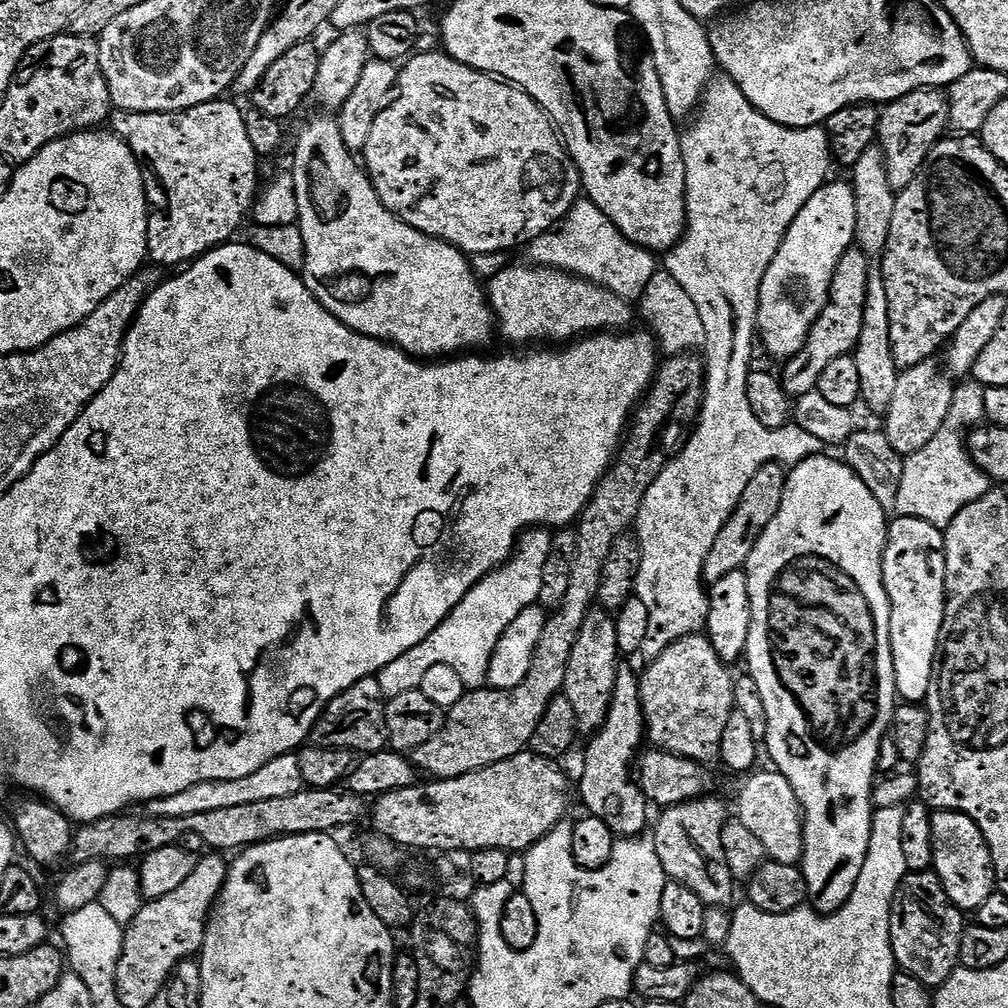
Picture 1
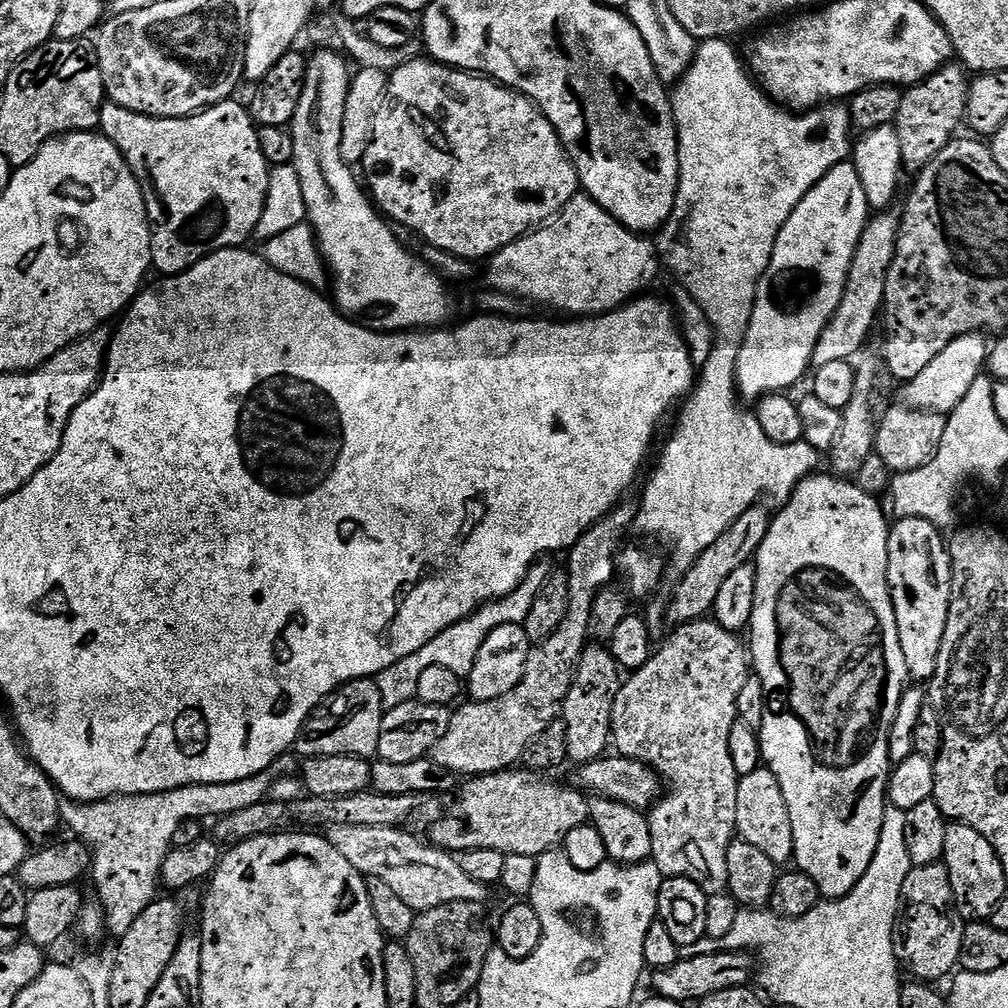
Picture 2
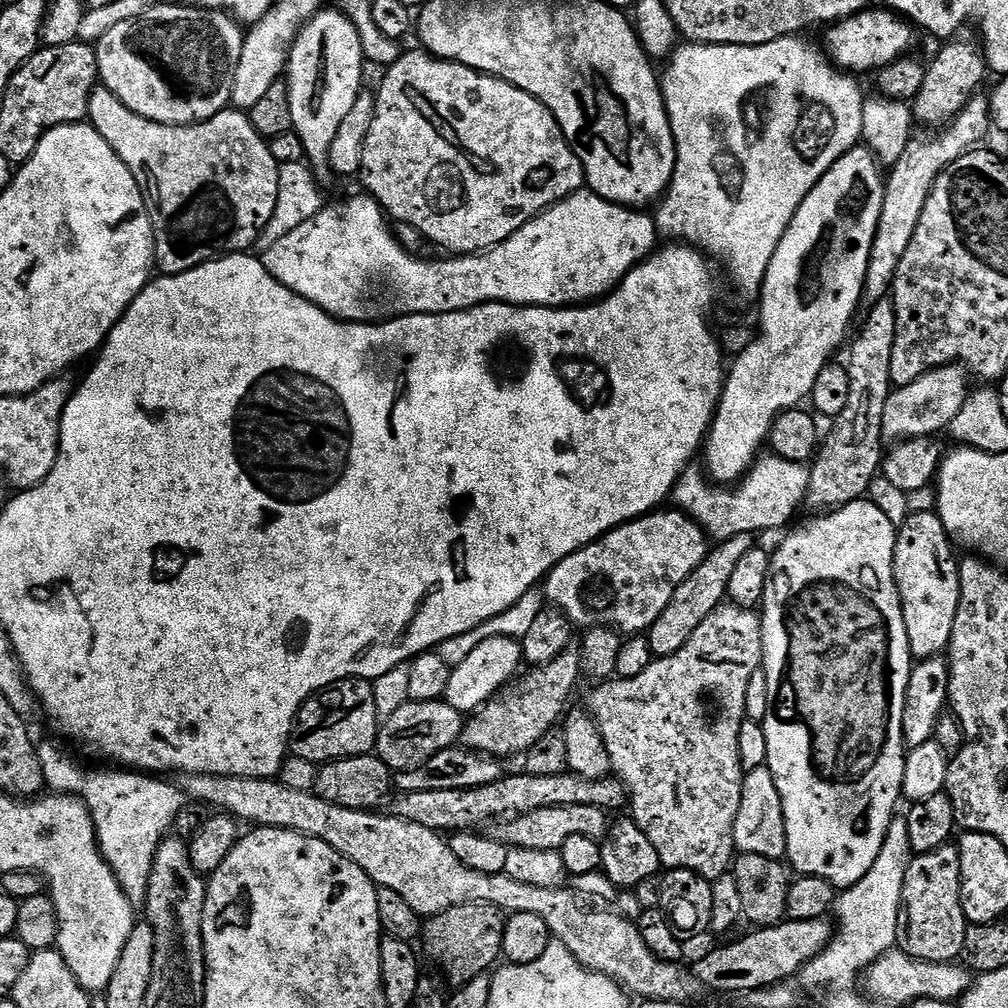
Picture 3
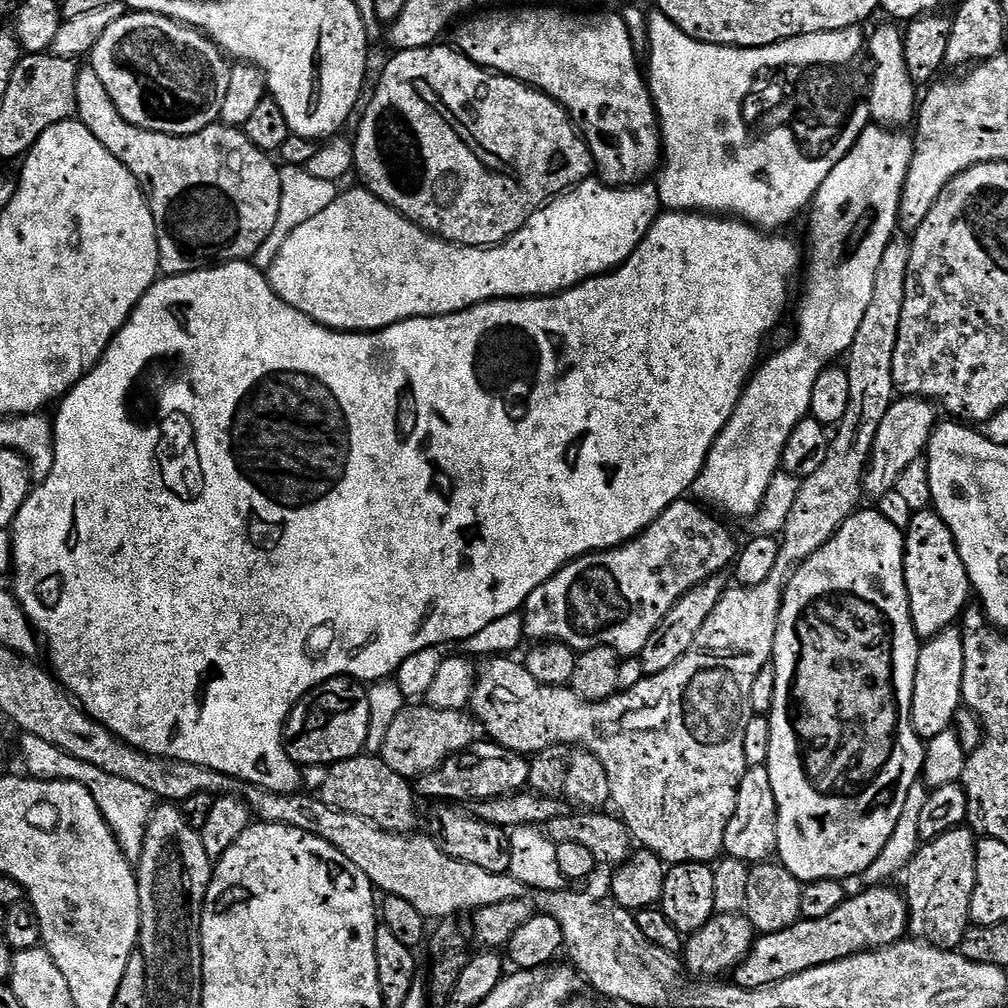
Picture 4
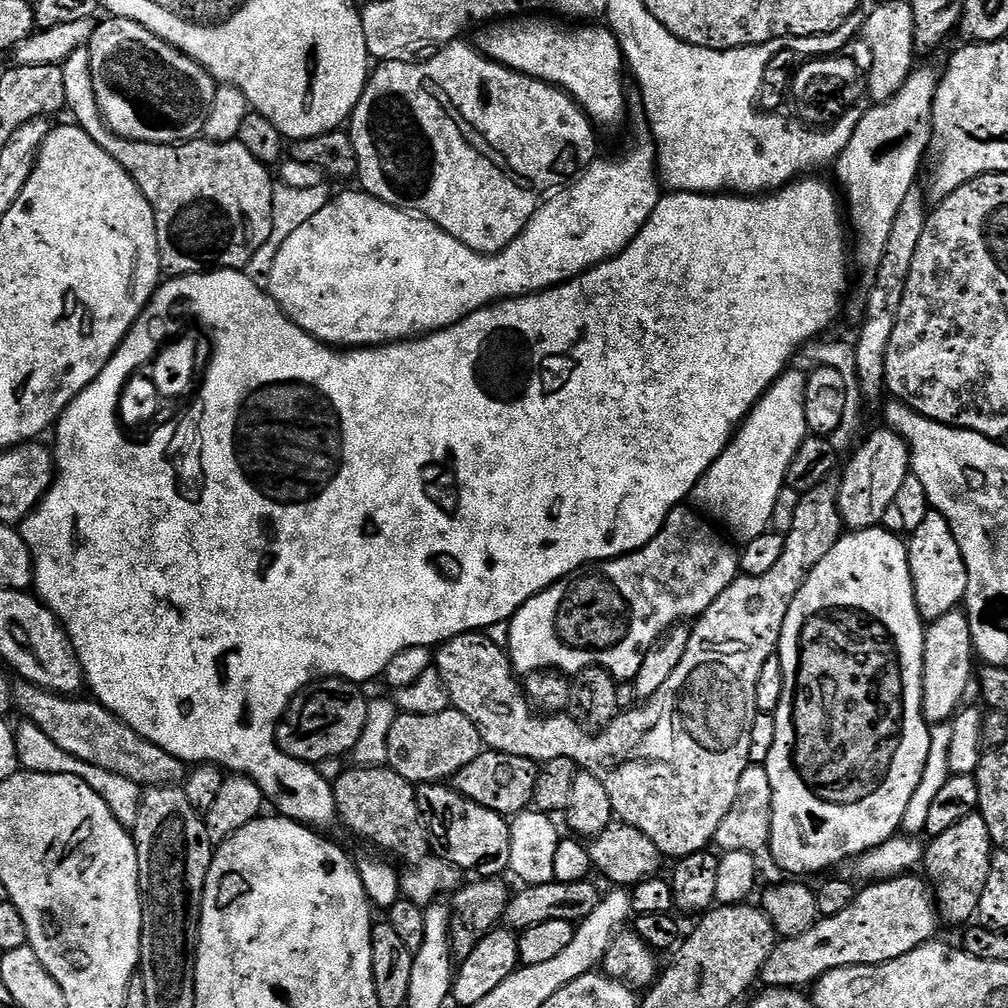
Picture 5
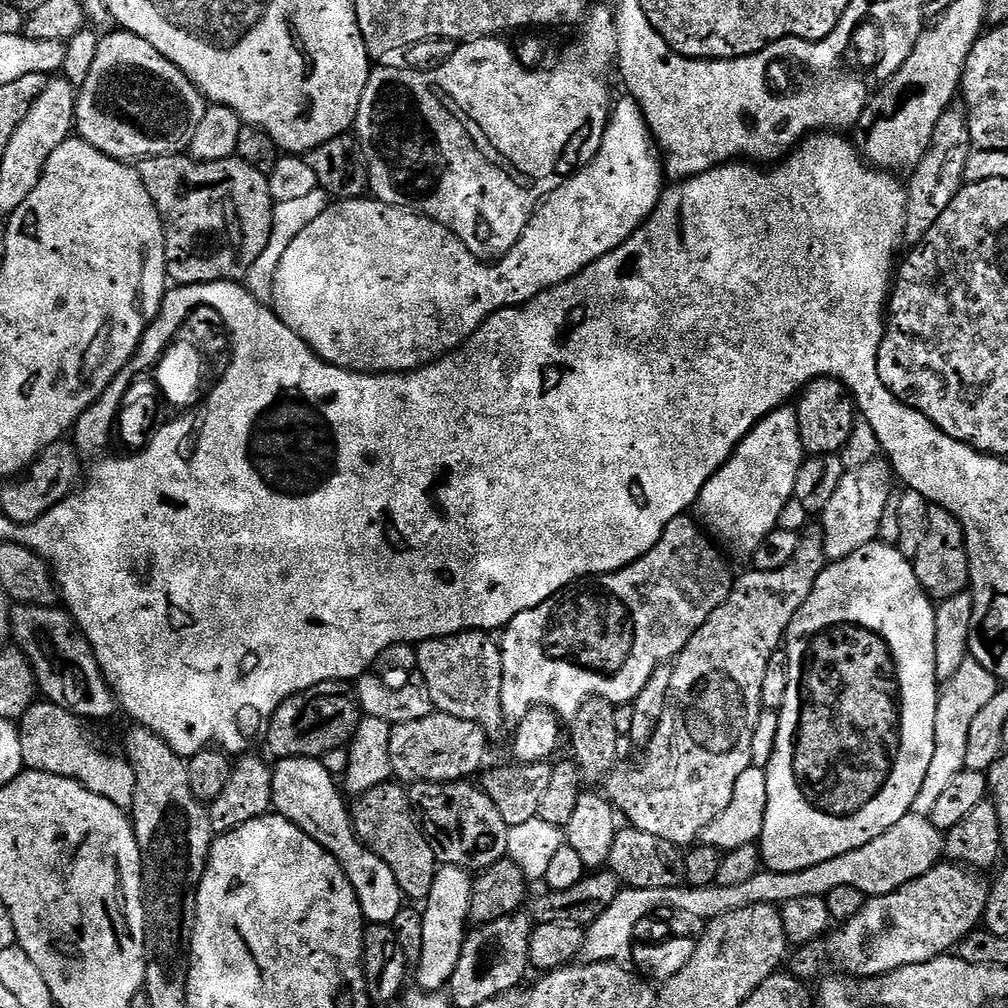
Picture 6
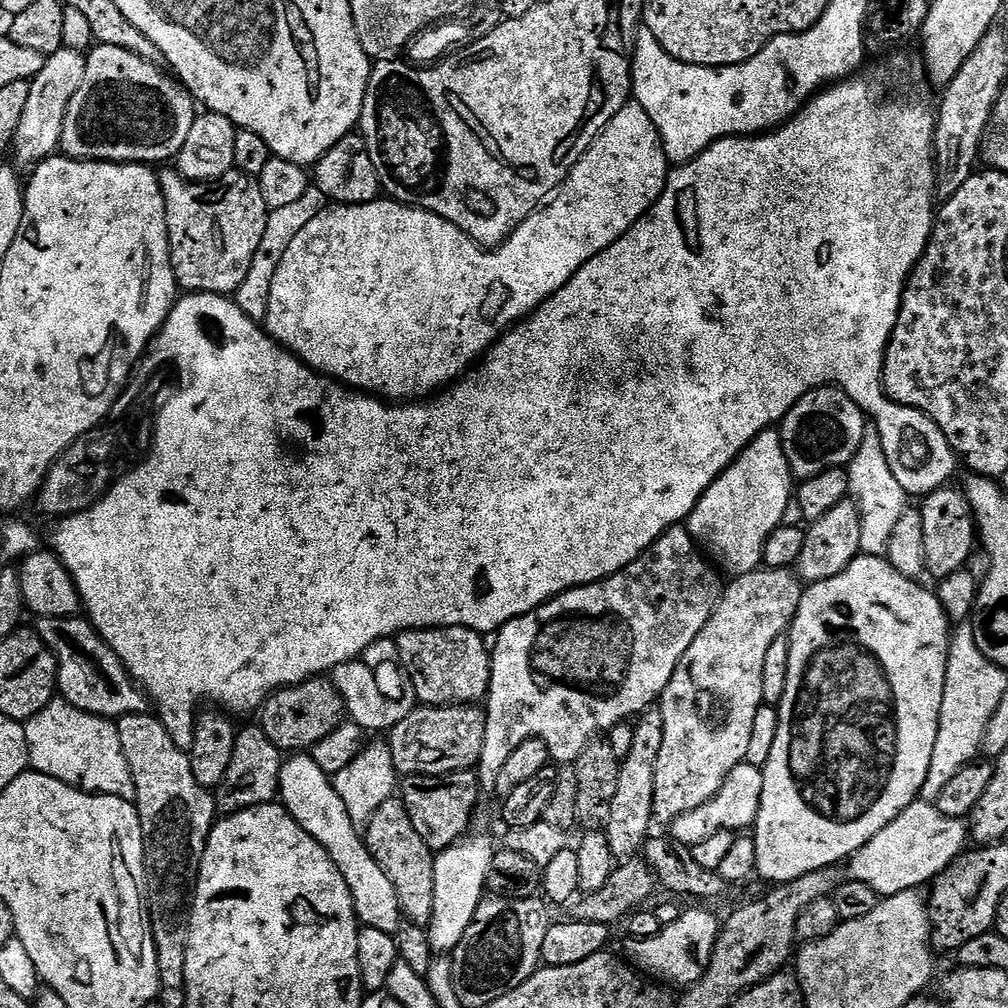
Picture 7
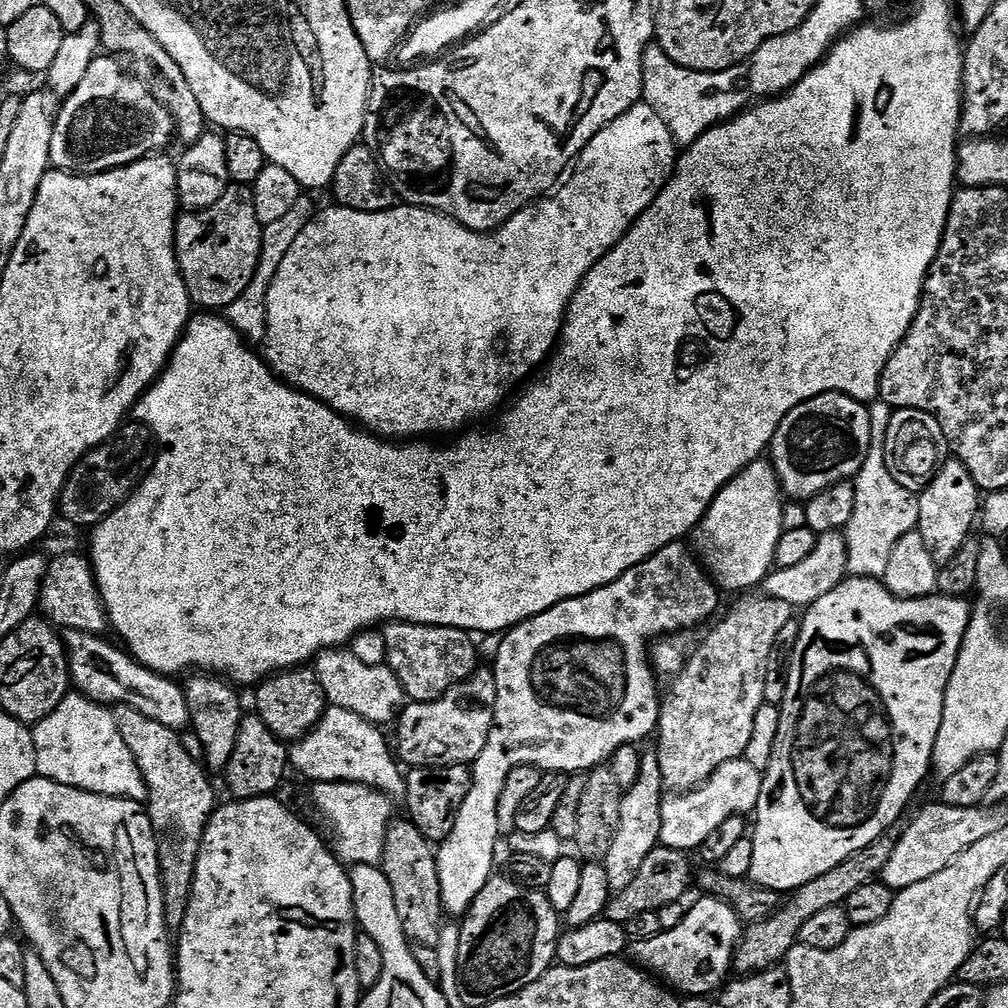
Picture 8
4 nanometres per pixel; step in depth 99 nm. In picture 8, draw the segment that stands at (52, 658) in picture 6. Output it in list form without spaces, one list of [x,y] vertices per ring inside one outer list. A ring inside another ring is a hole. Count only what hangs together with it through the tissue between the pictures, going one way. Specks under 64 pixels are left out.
[[[67,630],[62,639],[68,654],[70,684],[80,695],[105,706],[130,706],[175,732],[182,733],[191,725],[184,689],[173,677],[142,666],[123,647],[107,644],[101,635]]]

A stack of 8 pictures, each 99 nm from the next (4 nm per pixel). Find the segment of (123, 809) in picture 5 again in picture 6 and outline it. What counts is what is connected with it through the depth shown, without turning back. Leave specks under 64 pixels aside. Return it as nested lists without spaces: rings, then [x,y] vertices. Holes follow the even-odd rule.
[[[37,702],[26,710],[18,722],[22,742],[22,762],[30,772],[45,772],[55,776],[68,776],[77,780],[82,787],[114,802],[114,806],[131,809],[136,793],[136,775],[131,760],[123,755],[111,756],[103,752],[88,737],[85,721],[79,716],[62,710],[62,706],[47,702]]]

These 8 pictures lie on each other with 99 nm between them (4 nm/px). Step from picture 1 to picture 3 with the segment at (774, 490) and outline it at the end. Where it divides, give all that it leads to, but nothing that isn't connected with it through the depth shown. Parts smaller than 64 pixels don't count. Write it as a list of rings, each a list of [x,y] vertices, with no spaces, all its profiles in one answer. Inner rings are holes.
[[[747,532],[738,534],[729,540],[719,541],[709,551],[708,557],[692,571],[690,578],[686,578],[686,582],[682,582],[682,586],[678,586],[678,590],[674,590],[674,598],[670,598],[670,606],[666,606],[664,613],[648,629],[646,635],[653,657],[659,658],[674,654],[678,650],[682,650],[682,646],[686,646],[686,642],[690,642],[690,634],[694,634],[694,630],[698,630],[698,626],[702,626],[702,622],[710,613],[725,603],[730,577],[738,567],[739,560],[751,548],[757,547],[757,544],[757,537],[753,533]]]

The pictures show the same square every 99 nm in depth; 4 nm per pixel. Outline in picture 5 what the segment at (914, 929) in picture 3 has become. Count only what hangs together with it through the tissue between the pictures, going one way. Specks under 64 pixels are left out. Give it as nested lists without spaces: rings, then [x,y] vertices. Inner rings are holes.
[[[979,811],[971,812],[962,818],[962,822],[954,822],[950,830],[927,841],[922,872],[932,889],[936,910],[943,923],[945,920],[948,924],[964,926],[971,921],[968,920],[971,916],[973,919],[979,913],[982,890],[986,890],[986,878],[990,878],[993,851],[990,826],[986,826],[986,818],[982,818]]]

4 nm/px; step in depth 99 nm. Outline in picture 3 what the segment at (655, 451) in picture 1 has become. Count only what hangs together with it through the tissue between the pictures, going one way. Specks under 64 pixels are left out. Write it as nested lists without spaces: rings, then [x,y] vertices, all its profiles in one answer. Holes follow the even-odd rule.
[[[569,646],[565,652],[558,654],[558,658],[554,658],[554,662],[533,667],[529,672],[532,673],[505,700],[489,700],[465,723],[463,747],[497,758],[519,757],[528,752],[530,746],[534,746],[534,742],[542,738],[542,734],[553,731],[561,723],[569,707],[568,699],[571,698],[576,683],[582,680],[579,647]]]

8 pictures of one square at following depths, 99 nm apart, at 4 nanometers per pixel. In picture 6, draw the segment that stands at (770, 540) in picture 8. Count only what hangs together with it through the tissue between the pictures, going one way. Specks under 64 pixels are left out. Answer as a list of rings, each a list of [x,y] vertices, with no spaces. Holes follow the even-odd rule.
[[[795,407],[774,409],[751,428],[730,459],[702,486],[694,505],[695,519],[713,541],[744,558],[751,557],[762,538],[779,525],[786,502],[794,497],[794,482],[805,459]]]

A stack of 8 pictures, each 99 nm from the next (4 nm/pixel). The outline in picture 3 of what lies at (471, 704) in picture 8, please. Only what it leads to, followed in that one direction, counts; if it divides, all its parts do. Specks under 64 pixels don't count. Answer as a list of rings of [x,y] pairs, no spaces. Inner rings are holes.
[[[443,699],[430,702],[413,700],[394,710],[394,714],[381,723],[375,755],[393,773],[417,768],[434,758],[434,754],[453,747],[461,739],[465,723],[461,712],[454,710],[454,706],[445,704]]]

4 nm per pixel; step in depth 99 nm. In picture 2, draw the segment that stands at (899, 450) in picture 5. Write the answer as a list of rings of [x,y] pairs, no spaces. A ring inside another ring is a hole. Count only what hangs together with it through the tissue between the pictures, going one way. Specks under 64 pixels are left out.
[[[971,332],[965,336],[954,338],[918,378],[907,381],[900,392],[899,403],[906,408],[913,408],[919,412],[939,412],[947,414],[954,411],[958,402],[966,398],[966,393],[974,382],[985,371],[990,355],[990,340],[984,332]]]

